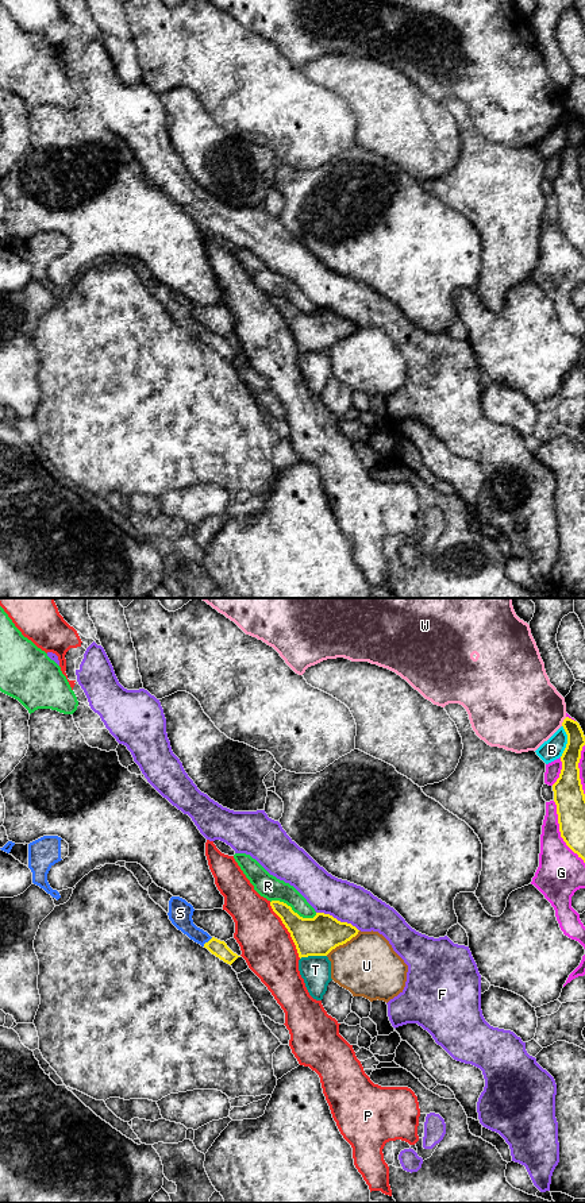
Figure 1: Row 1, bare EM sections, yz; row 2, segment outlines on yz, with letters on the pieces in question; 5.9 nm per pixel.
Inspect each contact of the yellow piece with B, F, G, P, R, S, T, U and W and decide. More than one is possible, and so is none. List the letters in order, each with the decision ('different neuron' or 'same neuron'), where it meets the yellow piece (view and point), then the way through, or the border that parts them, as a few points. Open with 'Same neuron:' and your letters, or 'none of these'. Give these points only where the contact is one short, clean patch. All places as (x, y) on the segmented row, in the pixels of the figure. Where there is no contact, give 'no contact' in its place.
Same neuron: S
B: different neuron; contact yz (568, 741)
F: different neuron; contact yz (337, 920)
G: different neuron; contact yz (560, 831)
P: different neuron; contact yz (288, 930)
R: different neuron; contact yz (292, 910)
S: same neuron; contact yz (208, 941); way yz (219, 948), (208, 941), (200, 937), (180, 913)
T: different neuron; contact yz (312, 955)
U: different neuron; contact yz (342, 944)
W: different neuron; contact yz (564, 721)

